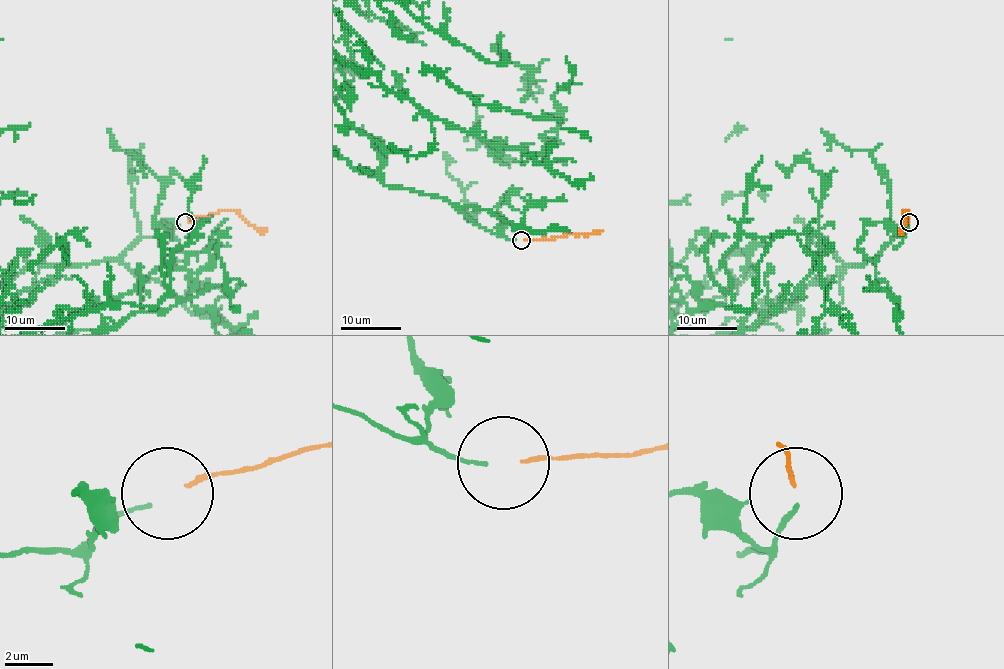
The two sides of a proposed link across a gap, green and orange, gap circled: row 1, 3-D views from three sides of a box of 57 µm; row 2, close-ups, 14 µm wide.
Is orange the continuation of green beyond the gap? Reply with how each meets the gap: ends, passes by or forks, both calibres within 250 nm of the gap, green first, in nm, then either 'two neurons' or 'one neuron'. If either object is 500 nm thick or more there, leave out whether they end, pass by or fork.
green ends there; orange ends there; 140 nm thick on the green side, 180 nm on the other; one neuron

